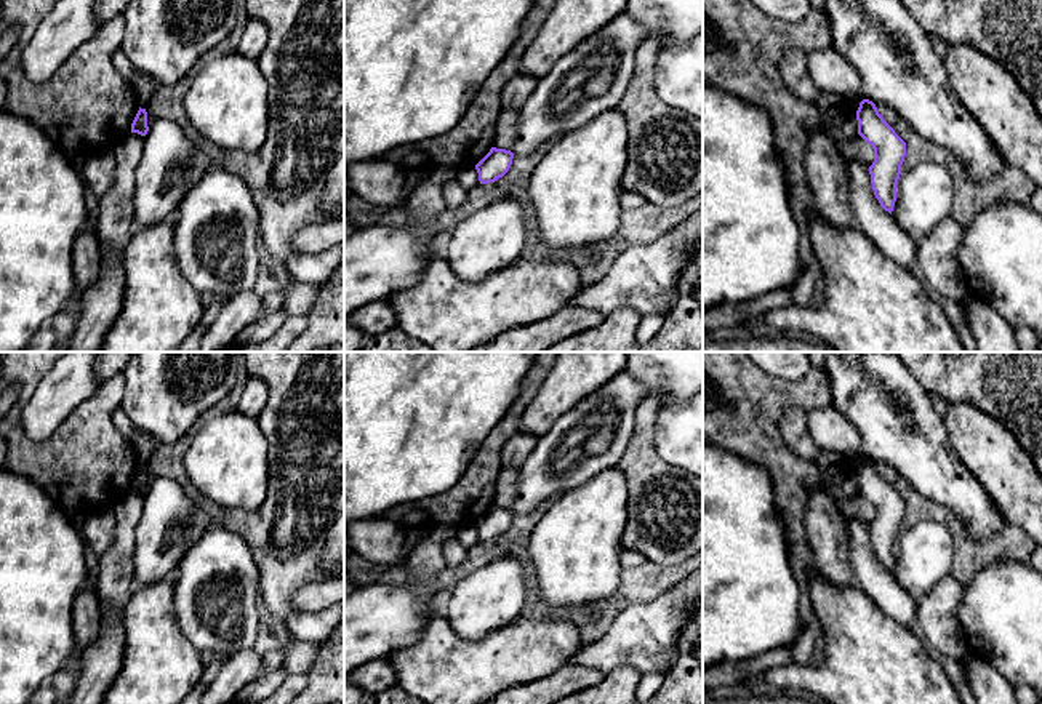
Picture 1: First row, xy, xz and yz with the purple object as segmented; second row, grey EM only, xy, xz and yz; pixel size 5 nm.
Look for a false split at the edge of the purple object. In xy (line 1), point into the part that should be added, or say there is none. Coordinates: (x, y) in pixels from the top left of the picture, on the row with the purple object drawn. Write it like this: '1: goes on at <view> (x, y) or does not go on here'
1: does not go on here

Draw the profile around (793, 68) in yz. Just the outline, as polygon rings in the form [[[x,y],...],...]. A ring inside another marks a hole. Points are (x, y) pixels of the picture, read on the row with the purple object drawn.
[[[789,50],[779,64],[781,77],[786,86],[802,101],[818,104],[820,90],[815,86],[808,69],[807,53],[800,50]]]

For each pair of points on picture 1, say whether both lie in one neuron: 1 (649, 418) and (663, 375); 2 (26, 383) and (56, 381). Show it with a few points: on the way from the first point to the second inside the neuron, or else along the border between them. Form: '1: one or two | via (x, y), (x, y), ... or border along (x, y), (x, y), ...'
1: two | border along (647, 394), (661, 399), (653, 431)
2: two | border along (52, 368), (39, 383), (20, 416)

